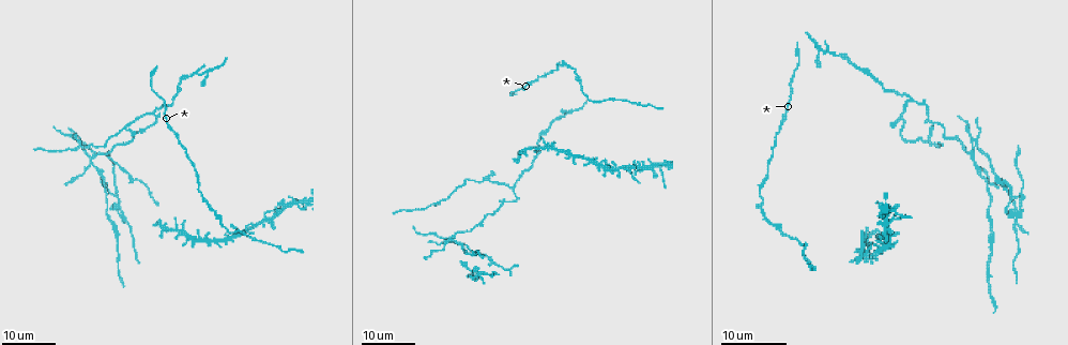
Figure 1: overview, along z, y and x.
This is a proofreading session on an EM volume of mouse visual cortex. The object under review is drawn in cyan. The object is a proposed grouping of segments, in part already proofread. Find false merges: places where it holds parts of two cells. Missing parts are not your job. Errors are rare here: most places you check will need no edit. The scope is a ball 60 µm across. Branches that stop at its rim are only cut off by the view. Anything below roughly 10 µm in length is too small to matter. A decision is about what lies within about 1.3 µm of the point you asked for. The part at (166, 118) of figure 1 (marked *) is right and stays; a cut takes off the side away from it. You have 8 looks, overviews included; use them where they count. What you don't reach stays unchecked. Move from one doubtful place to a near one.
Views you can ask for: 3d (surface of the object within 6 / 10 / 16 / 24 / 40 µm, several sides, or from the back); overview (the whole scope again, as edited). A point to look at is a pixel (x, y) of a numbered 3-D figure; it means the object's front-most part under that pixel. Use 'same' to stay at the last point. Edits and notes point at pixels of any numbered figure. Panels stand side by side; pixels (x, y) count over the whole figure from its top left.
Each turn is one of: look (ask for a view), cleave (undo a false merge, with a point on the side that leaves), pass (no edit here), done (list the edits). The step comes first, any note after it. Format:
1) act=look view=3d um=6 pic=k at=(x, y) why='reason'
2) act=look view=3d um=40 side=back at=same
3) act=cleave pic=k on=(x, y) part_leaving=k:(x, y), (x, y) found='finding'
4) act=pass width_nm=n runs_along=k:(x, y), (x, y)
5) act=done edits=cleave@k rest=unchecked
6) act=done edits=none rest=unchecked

act=look view=3d um=24 pic=1 at=(514, 187) why='three-way junction'

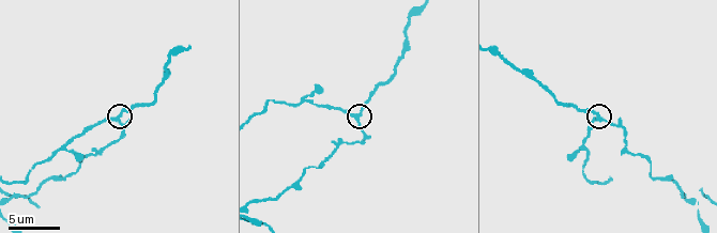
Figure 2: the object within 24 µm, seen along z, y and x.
act=look view=3d um=6 pic=2 at=(602, 121)

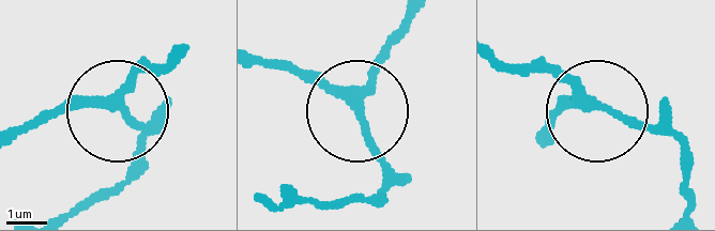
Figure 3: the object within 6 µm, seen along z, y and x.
act=pass found='one cell here'

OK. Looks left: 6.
act=look view=3d um=16 pic=1 at=(971, 154) why='four or more arms meet'

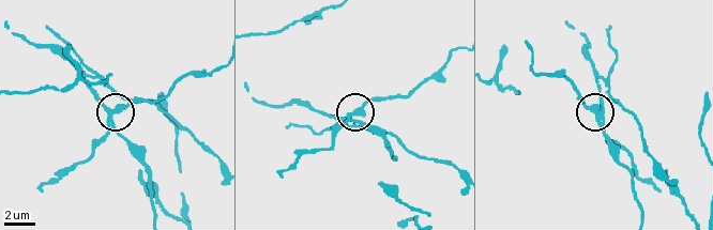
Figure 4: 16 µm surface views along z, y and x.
act=look view=3d um=6 pic=4 at=(600, 114)

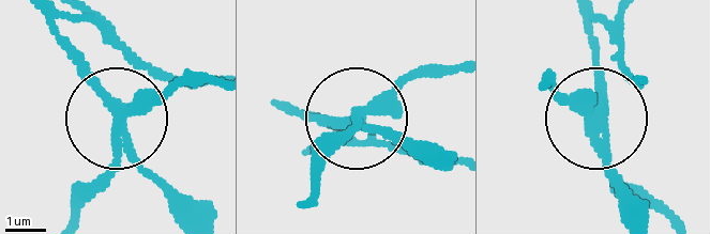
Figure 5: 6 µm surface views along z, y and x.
act=cleave pic=5 on=(82, 73) width_nm=260 part_leaving=5:(120, 130), (178, 219) found='a second cell is stuck on'

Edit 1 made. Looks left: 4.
act=look view=3d um=24 pic=1 at=(440, 201) why='side arm on a straight run'

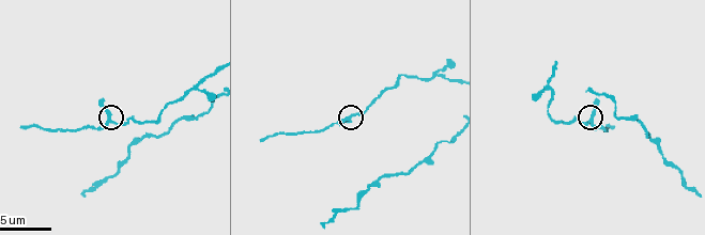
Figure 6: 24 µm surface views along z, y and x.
act=look view=3d um=10 pic=6 at=(351, 115)

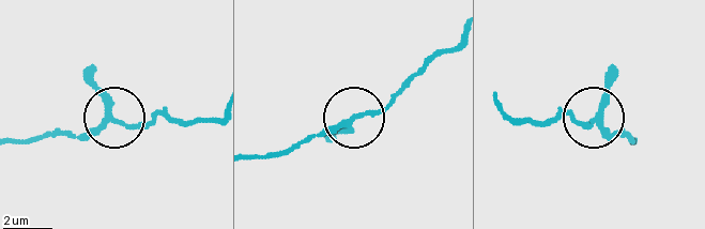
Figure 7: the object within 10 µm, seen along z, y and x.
act=pass runs_along=7:(505, 115), (573, 117), (614, 133) found='one cell here'

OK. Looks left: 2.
act=look view=3d um=16 pic=1 at=(208, 242)

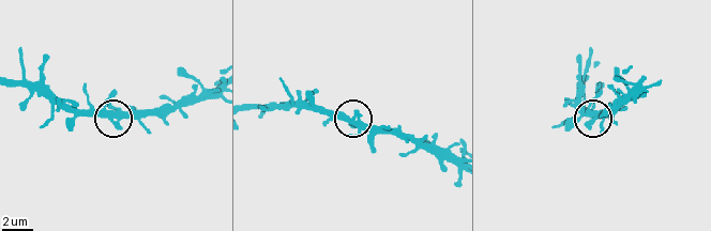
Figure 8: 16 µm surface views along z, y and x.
act=look view=3d um=6 pic=8 at=(111, 114)

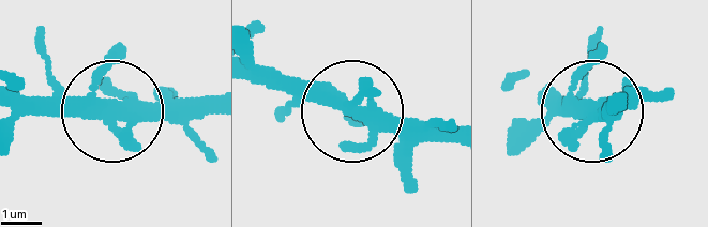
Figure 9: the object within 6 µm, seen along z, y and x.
act=pass arms=5 found='continuous, no second cell'

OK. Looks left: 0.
act=done edits=cleave@5 rest=unchecked

